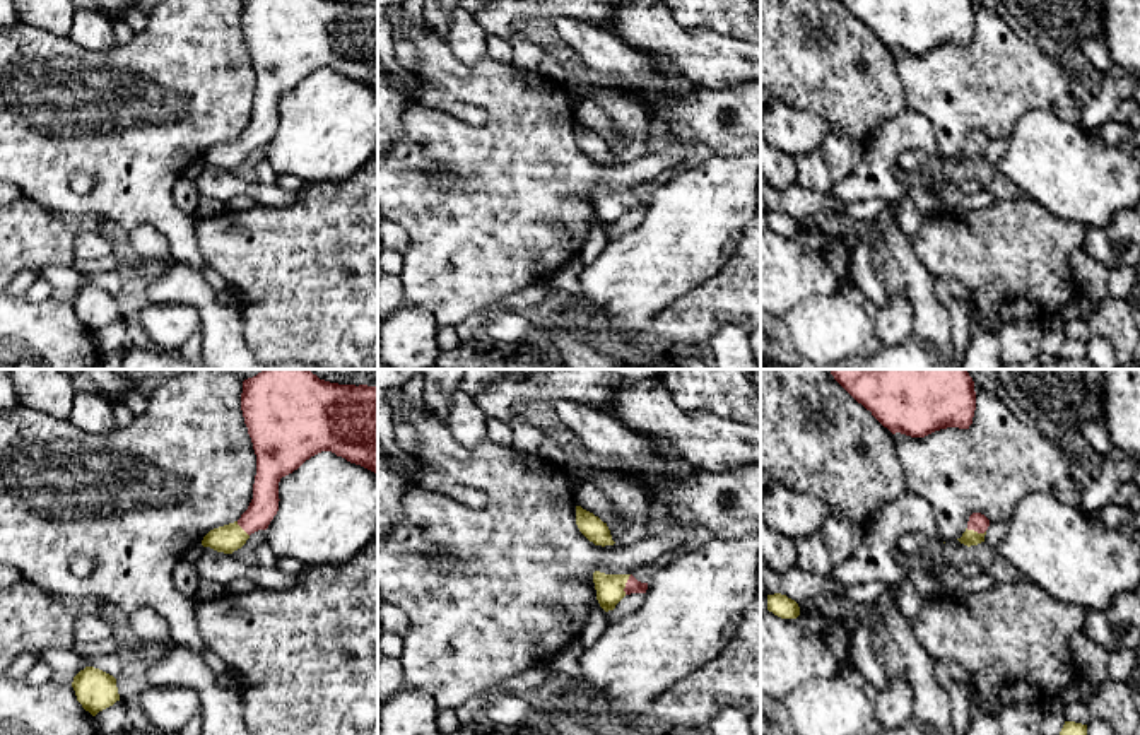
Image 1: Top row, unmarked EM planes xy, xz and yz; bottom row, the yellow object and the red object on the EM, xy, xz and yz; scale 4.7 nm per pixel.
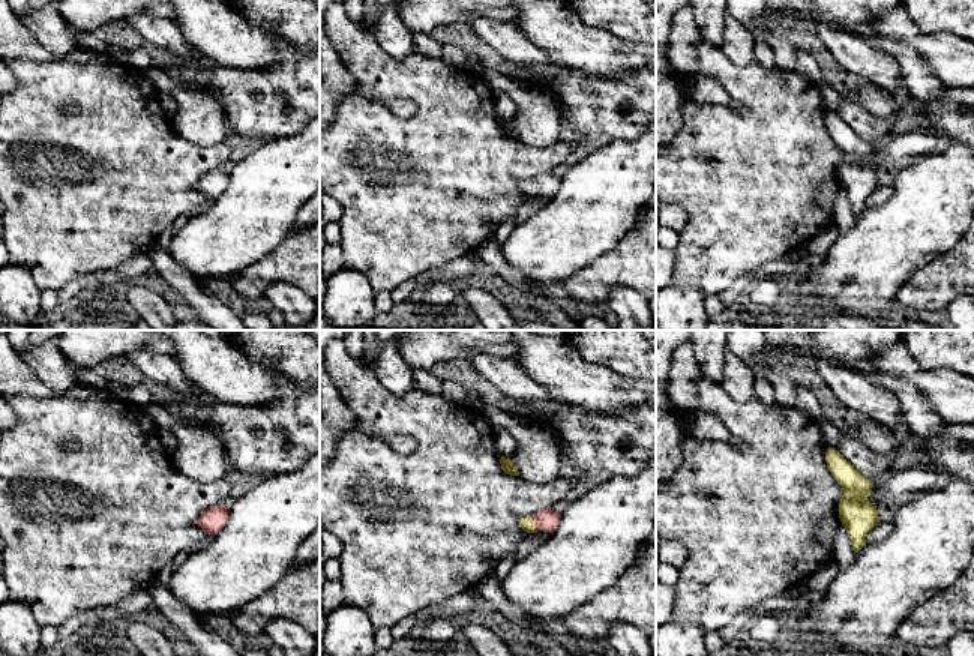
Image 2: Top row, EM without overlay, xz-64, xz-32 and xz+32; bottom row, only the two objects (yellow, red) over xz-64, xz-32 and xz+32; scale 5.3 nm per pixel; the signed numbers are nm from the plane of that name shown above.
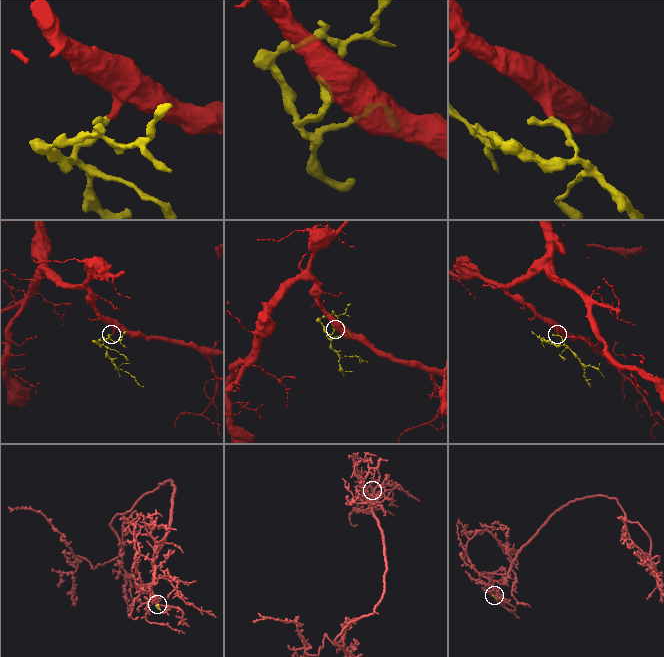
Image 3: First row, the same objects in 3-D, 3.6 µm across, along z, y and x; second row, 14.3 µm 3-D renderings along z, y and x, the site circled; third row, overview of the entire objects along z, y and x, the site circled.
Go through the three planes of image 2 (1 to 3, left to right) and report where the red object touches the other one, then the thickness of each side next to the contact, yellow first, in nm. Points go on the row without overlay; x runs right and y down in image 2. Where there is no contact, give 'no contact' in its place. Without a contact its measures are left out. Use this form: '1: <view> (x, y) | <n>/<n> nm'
1: no contact
2: xz-32 (533, 188) | 80/120 nm
3: no contact

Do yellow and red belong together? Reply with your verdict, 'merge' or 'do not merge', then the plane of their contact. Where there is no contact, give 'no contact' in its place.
merge; contact in xz

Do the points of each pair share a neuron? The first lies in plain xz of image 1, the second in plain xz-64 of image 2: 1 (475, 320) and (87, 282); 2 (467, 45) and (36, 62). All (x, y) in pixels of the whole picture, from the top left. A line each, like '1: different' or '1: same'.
1: same
2: different

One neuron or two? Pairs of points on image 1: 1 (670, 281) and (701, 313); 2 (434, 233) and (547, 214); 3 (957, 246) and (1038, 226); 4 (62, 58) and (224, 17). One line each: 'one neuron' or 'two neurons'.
1: two neurons
2: one neuron
3: one neuron
4: one neuron

